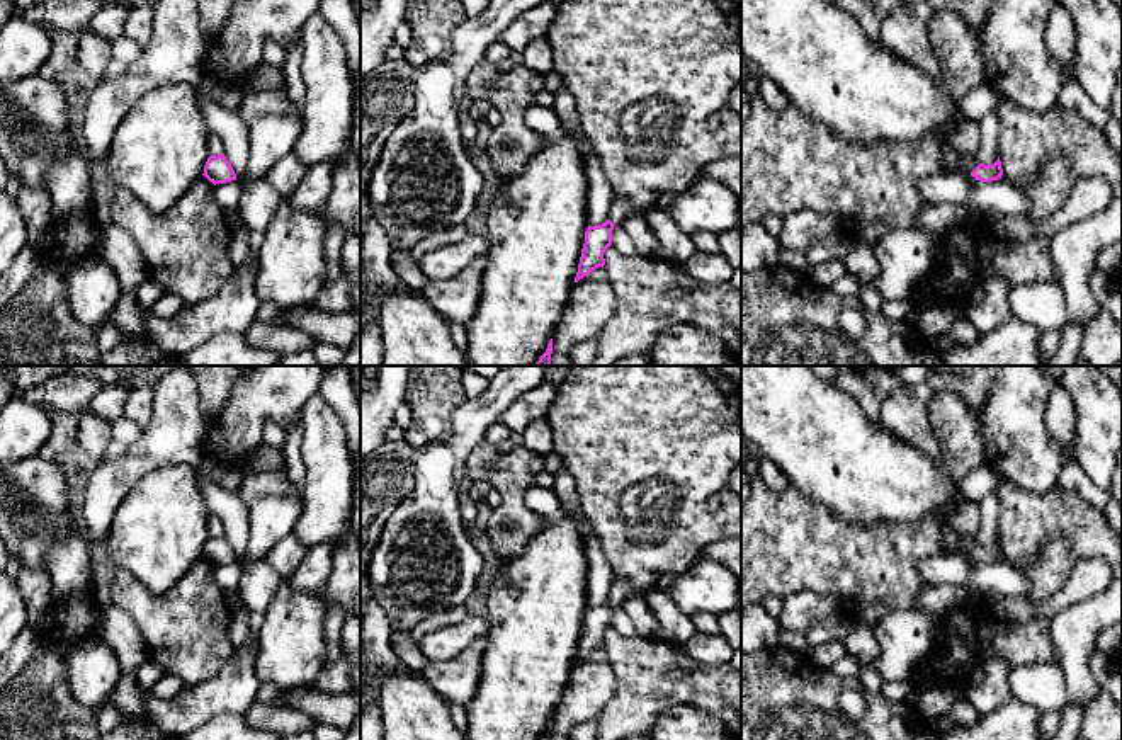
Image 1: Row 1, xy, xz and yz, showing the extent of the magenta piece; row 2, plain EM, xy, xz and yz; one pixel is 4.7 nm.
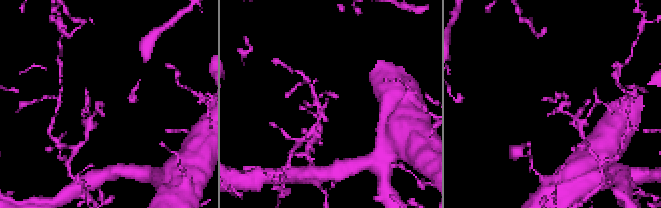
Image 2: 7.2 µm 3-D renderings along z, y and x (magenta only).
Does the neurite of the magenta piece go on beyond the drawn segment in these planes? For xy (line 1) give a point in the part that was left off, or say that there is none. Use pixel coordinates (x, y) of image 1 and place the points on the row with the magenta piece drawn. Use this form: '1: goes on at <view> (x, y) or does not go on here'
1: does not go on here

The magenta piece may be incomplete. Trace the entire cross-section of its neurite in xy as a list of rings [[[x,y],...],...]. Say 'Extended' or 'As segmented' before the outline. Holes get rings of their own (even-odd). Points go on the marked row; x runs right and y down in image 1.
As segmented. [[[224,153],[218,157],[211,155],[204,165],[202,175],[214,185],[236,180],[236,174],[233,167],[230,165],[230,162],[226,160]]]

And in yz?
As segmented. [[[998,157],[998,160],[996,160],[993,165],[979,163],[979,165],[971,172],[971,175],[972,175],[976,180],[981,180],[981,182],[991,182],[991,180],[1001,179],[1003,168],[1001,168],[1000,157]]]

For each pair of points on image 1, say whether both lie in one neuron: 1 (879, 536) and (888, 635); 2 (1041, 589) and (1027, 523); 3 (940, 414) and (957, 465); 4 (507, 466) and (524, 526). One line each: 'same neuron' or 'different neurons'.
1: different neurons
2: different neurons
3: same neuron
4: same neuron

